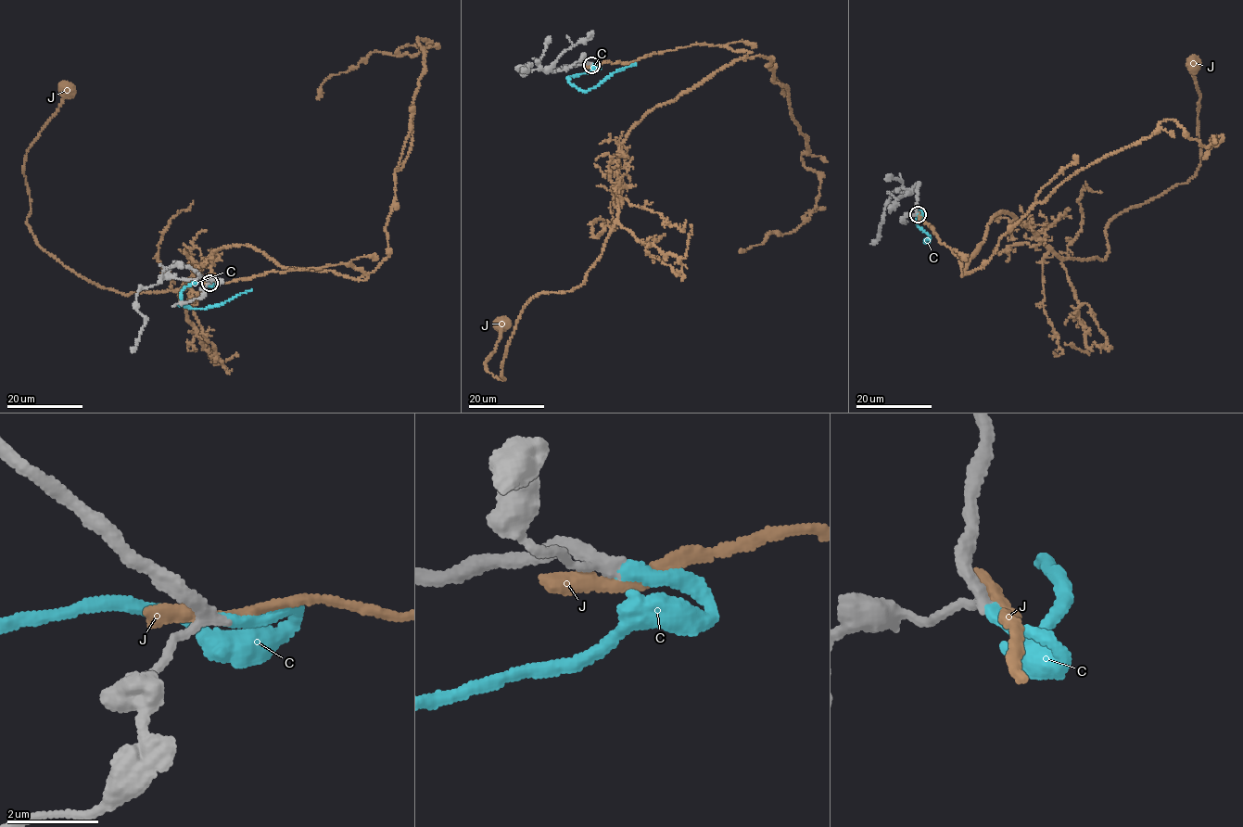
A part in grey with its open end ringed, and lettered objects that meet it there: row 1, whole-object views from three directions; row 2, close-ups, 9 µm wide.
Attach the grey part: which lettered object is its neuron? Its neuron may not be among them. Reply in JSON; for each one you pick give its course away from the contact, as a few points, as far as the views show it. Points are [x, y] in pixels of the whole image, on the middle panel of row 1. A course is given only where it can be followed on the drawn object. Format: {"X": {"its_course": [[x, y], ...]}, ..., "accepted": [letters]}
{"C": {"its_course": [[591, 65], [594, 66], [589, 71], [567, 77], [570, 83], [583, 91], [595, 87], [615, 71], [635, 63]]}, "accepted": ["C"]}

